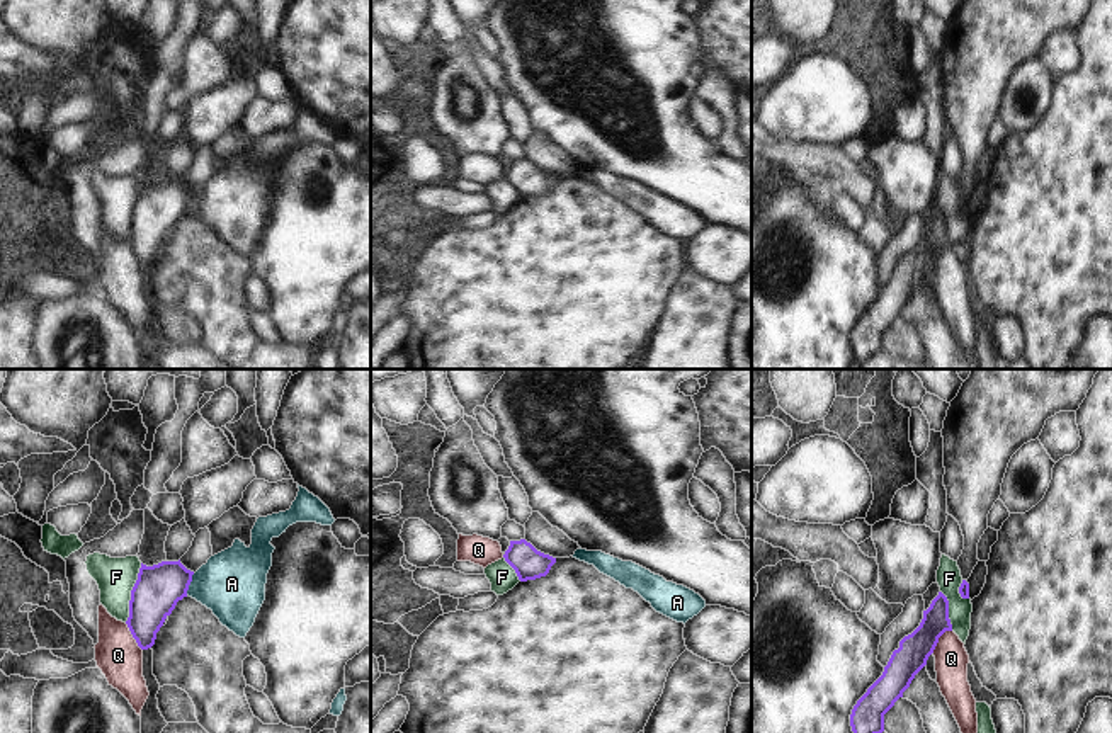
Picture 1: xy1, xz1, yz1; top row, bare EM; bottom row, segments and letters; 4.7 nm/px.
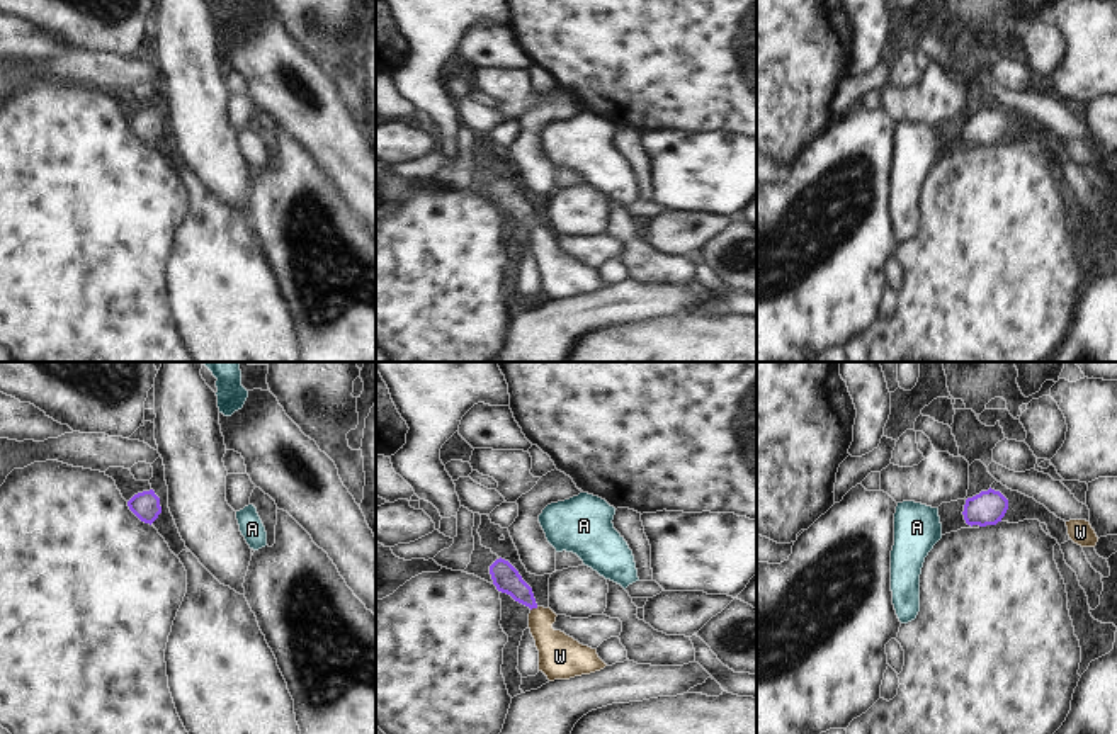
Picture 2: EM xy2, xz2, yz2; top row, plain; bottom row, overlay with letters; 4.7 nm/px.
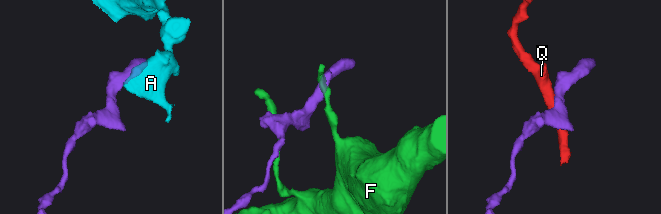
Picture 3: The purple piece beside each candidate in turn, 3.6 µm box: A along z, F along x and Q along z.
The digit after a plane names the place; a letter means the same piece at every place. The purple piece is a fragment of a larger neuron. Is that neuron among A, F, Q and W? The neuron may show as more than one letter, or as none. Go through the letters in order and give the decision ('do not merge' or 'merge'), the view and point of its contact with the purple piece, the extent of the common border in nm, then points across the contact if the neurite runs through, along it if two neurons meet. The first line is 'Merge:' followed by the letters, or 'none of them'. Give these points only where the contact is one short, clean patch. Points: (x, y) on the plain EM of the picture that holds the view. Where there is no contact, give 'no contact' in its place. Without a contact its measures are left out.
Merge: W
A: do not merge | xy1 (189, 203) | 110 nm | along xy1 (194, 193), (186, 213)
F: do not merge | xy1 (131, 211) | 300 nm | along xy1 (141, 182), (131, 210), (130, 235), (124, 240)
Q: do not merge | xy1 (133, 255) | 160 nm | along xy1 (124, 242), (141, 269)
W: merge | xz2 (534, 226) | 40 nm | across xz2 (507, 199), (534, 226), (543, 254), (558, 272)

